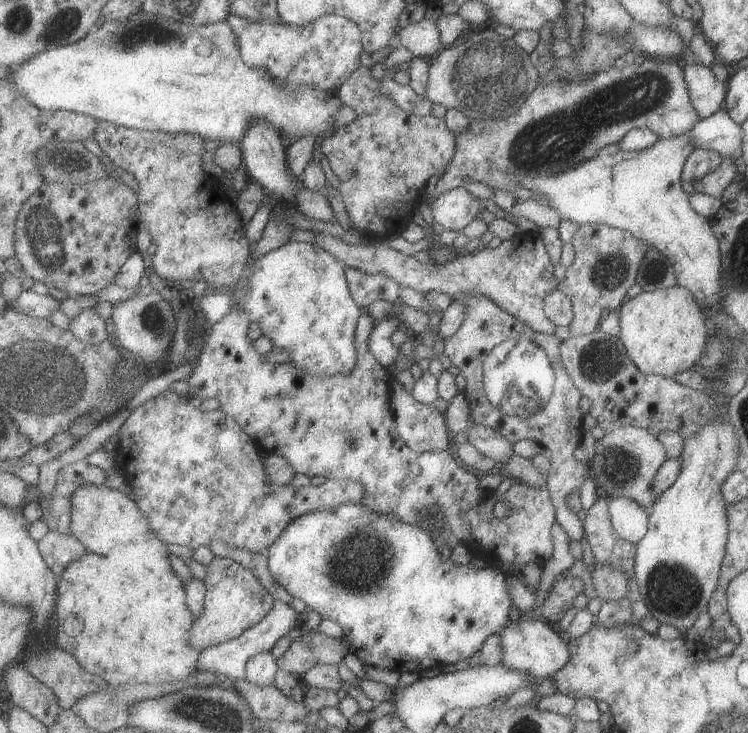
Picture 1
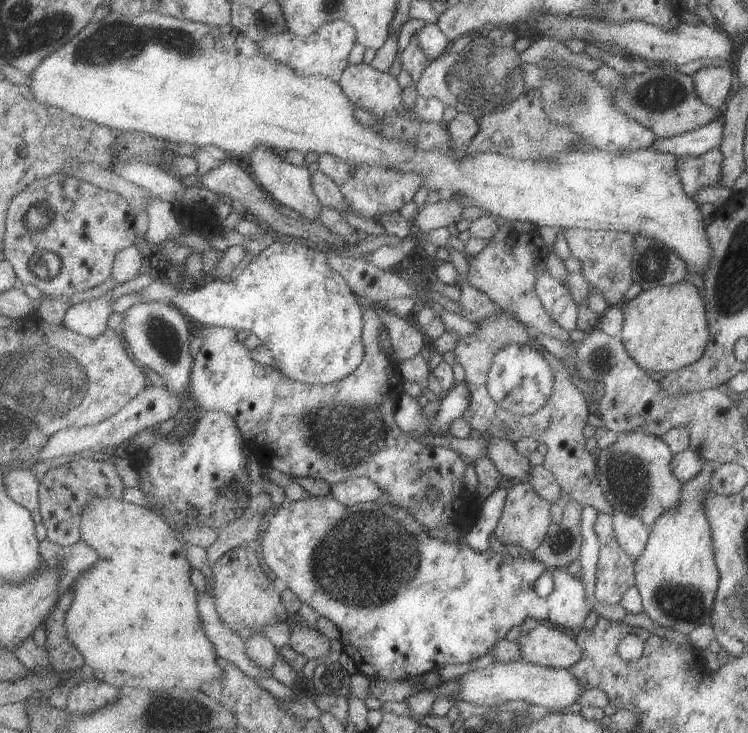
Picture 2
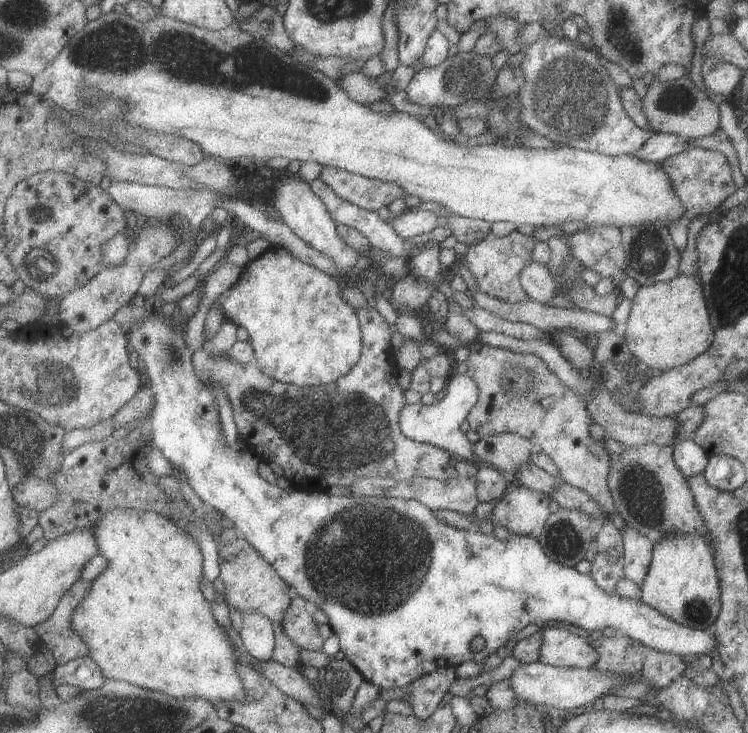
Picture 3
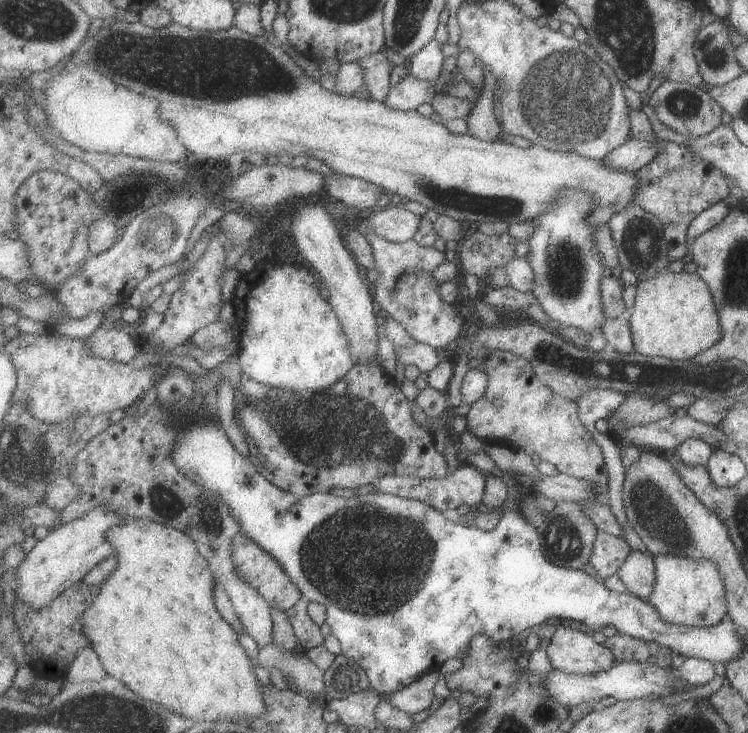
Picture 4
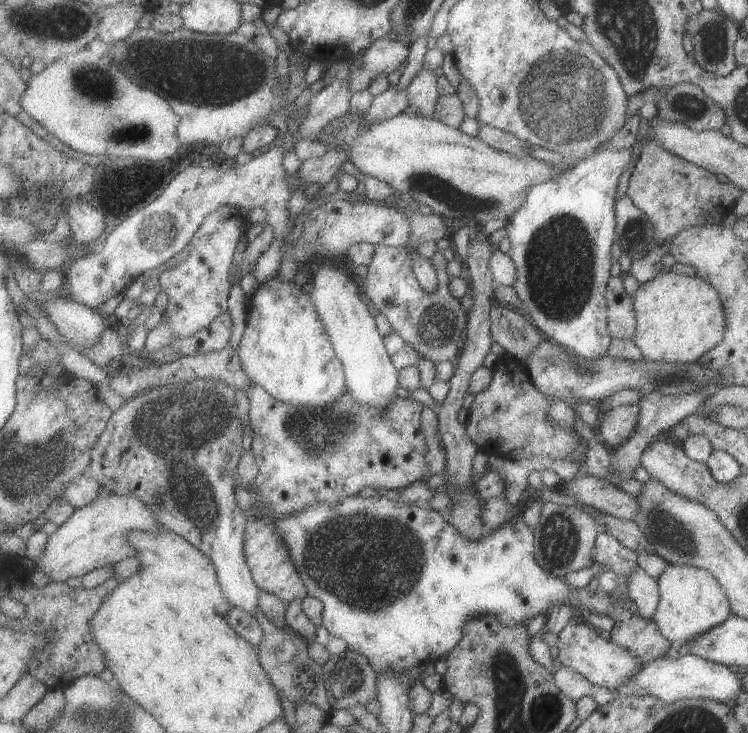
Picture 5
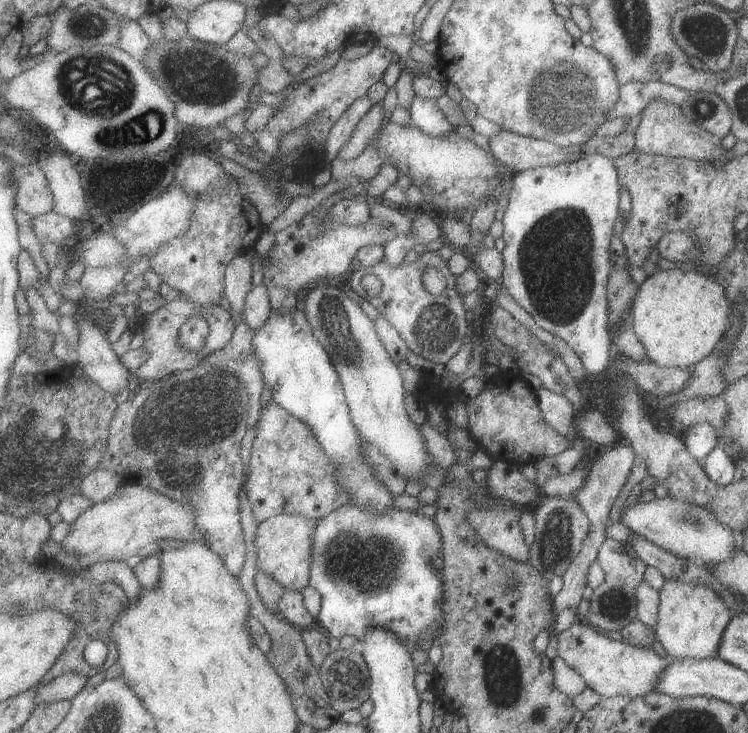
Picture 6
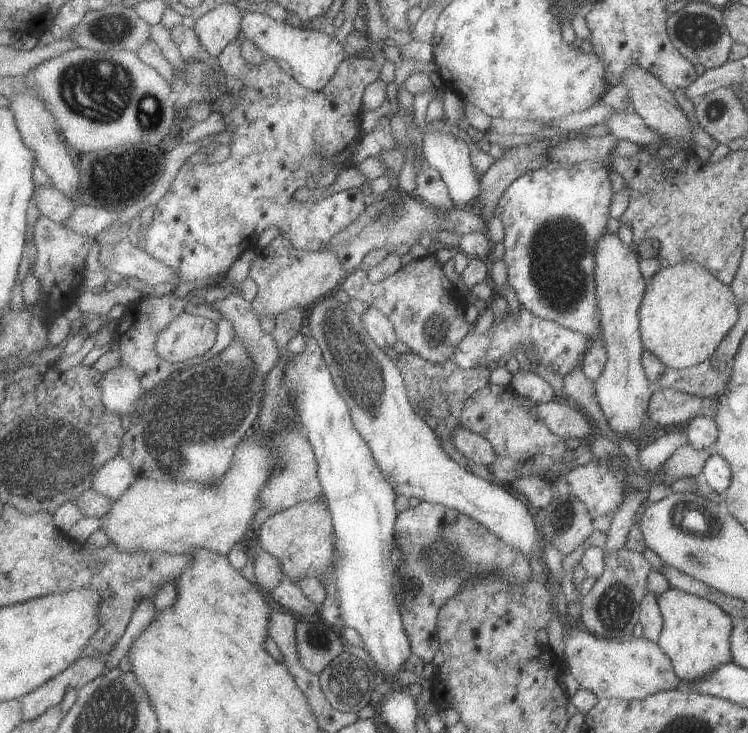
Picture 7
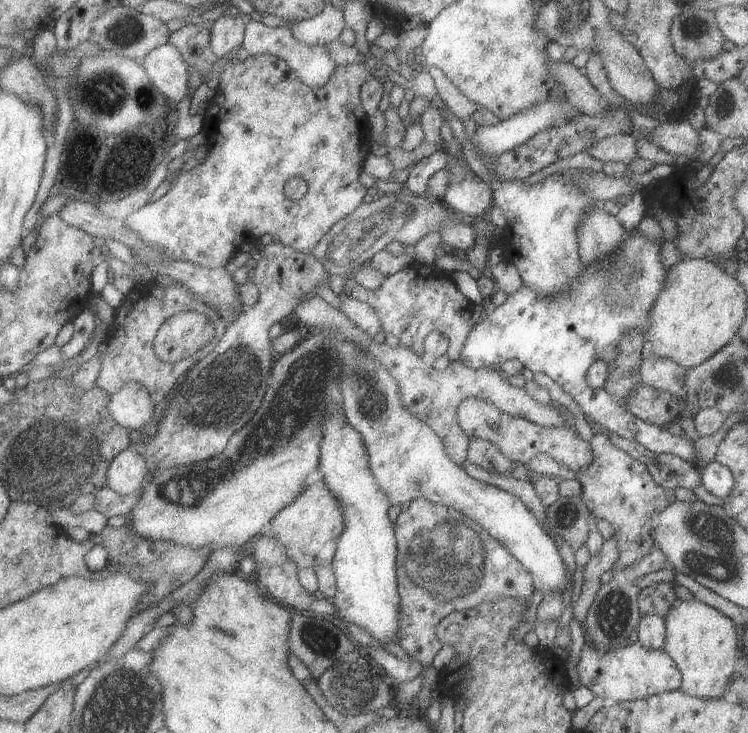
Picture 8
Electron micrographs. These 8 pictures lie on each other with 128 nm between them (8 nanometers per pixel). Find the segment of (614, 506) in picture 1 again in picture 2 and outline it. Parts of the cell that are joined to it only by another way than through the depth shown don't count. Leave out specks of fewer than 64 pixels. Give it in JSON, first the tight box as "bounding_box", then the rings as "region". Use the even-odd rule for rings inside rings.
{"bounding_box":[611,508,649,562],"region":[[[615,508],[611,518],[612,530],[618,546],[631,562],[637,561],[645,550],[649,530],[637,516],[618,512]]]}

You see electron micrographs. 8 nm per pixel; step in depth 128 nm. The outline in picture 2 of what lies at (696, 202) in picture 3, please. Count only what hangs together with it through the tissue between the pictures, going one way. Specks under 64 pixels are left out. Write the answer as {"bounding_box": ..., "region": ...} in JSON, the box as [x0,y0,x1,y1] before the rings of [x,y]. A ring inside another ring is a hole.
{"bounding_box":[676,148,722,195],"region":[[[718,148],[710,149],[704,154],[676,158],[676,170],[683,193],[691,195],[703,187],[717,186],[721,179],[722,155]]]}

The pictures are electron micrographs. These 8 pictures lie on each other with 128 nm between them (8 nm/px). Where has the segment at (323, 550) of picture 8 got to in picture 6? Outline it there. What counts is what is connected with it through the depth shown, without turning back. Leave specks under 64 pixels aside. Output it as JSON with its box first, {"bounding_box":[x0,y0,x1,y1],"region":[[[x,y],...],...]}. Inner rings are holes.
{"bounding_box":[257,514,317,591],"region":[[[282,514],[264,520],[257,530],[257,554],[259,554],[259,570],[267,572],[275,582],[279,582],[285,590],[304,591],[309,588],[312,576],[313,542],[315,542],[317,520]]]}

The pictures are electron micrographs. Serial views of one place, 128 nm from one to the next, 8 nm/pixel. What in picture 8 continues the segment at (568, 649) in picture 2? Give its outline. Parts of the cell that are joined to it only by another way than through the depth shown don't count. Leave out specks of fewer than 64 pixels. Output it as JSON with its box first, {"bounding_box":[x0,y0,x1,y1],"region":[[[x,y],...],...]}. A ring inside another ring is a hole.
{"bounding_box":[576,638,681,703],"region":[[[634,638],[605,650],[597,650],[593,644],[584,643],[576,668],[581,686],[590,690],[594,697],[613,703],[645,699],[661,692],[675,691],[681,682],[678,668],[665,651],[643,648]]]}

